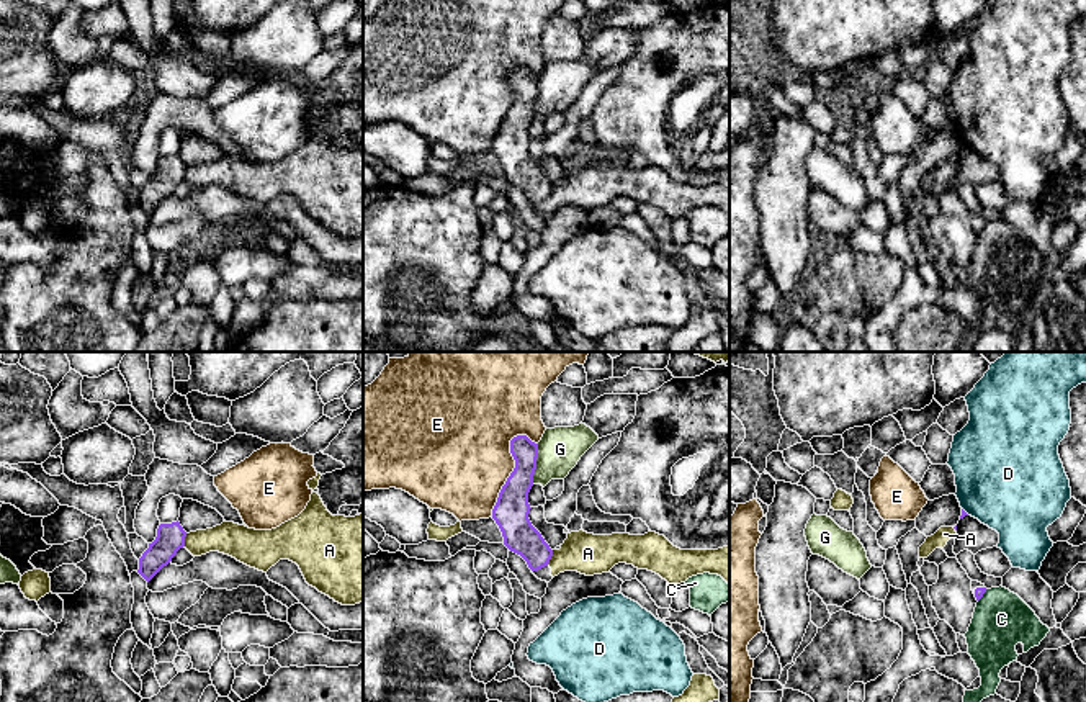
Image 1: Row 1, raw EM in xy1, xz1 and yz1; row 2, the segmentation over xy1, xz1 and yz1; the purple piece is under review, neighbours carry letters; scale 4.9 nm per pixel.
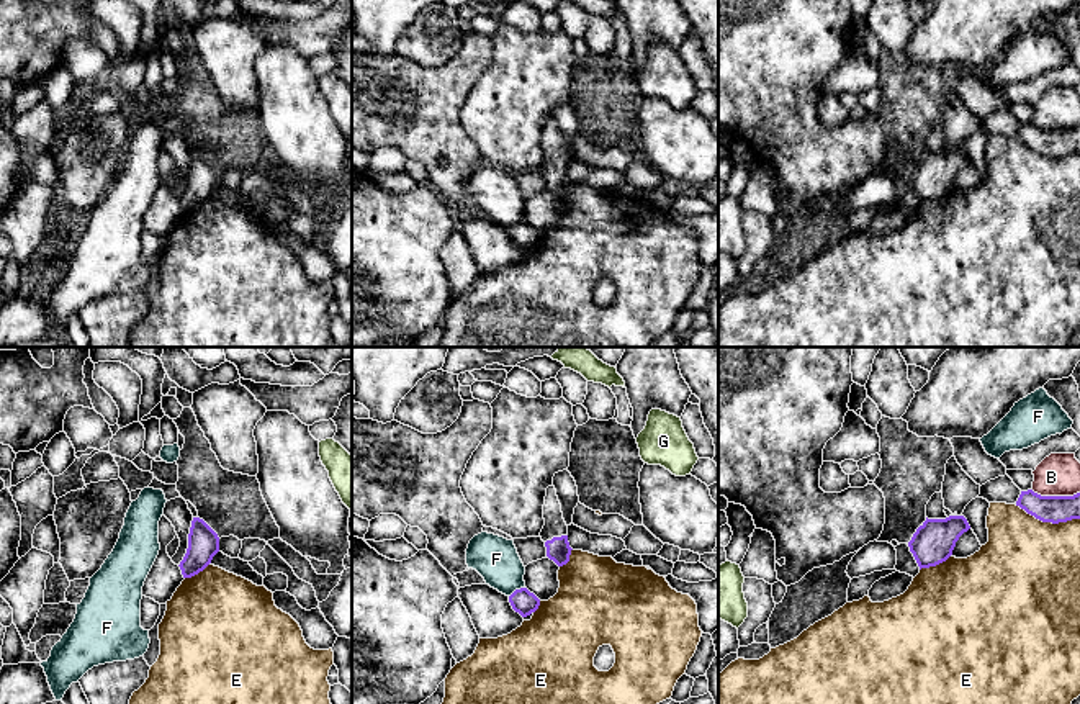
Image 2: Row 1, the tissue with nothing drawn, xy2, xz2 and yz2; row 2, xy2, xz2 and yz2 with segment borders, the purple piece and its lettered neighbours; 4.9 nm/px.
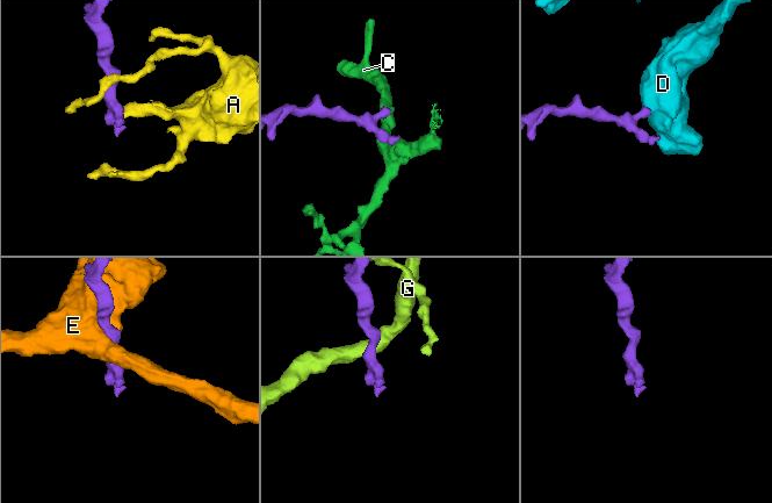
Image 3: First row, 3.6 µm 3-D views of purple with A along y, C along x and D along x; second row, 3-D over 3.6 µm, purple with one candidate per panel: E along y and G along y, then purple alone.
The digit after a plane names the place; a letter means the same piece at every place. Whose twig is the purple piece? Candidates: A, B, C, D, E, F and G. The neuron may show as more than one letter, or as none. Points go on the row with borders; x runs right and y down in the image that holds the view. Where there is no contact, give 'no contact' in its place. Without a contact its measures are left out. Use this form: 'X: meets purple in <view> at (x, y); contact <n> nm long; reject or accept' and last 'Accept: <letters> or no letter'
A: meets purple in xz1 at (550, 558); contact 90 nm long; reject
B: meets purple in yz2 at (1056, 496); contact 240 nm long; reject
C: meets purple in yz1 at (982, 596); contact 80 nm long; reject
D: meets purple in yz1 at (964, 511); contact 50 nm long; reject
E: meets purple in xz1 at (512, 472); contact 440 nm long; reject
F: meets purple in xz2 at (516, 590); contact 90 nm long; reject
G: meets purple in xz1 at (535, 463); contact 200 nm long; reject
Accept: no letter

